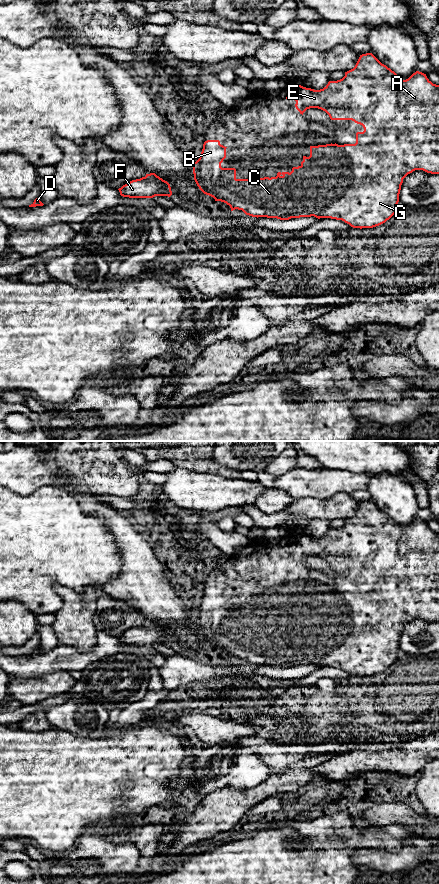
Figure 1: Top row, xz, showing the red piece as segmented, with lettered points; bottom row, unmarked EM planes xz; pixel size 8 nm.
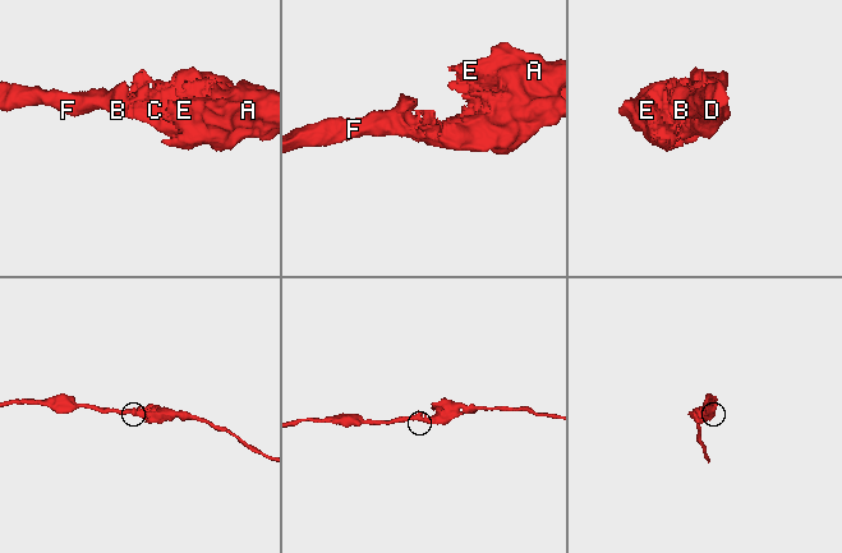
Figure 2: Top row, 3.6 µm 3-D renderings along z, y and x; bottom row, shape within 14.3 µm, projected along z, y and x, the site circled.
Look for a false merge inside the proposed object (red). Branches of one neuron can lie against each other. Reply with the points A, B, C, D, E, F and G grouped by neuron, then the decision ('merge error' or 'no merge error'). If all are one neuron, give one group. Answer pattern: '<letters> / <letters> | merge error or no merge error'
A B C D E F G | no merge error

